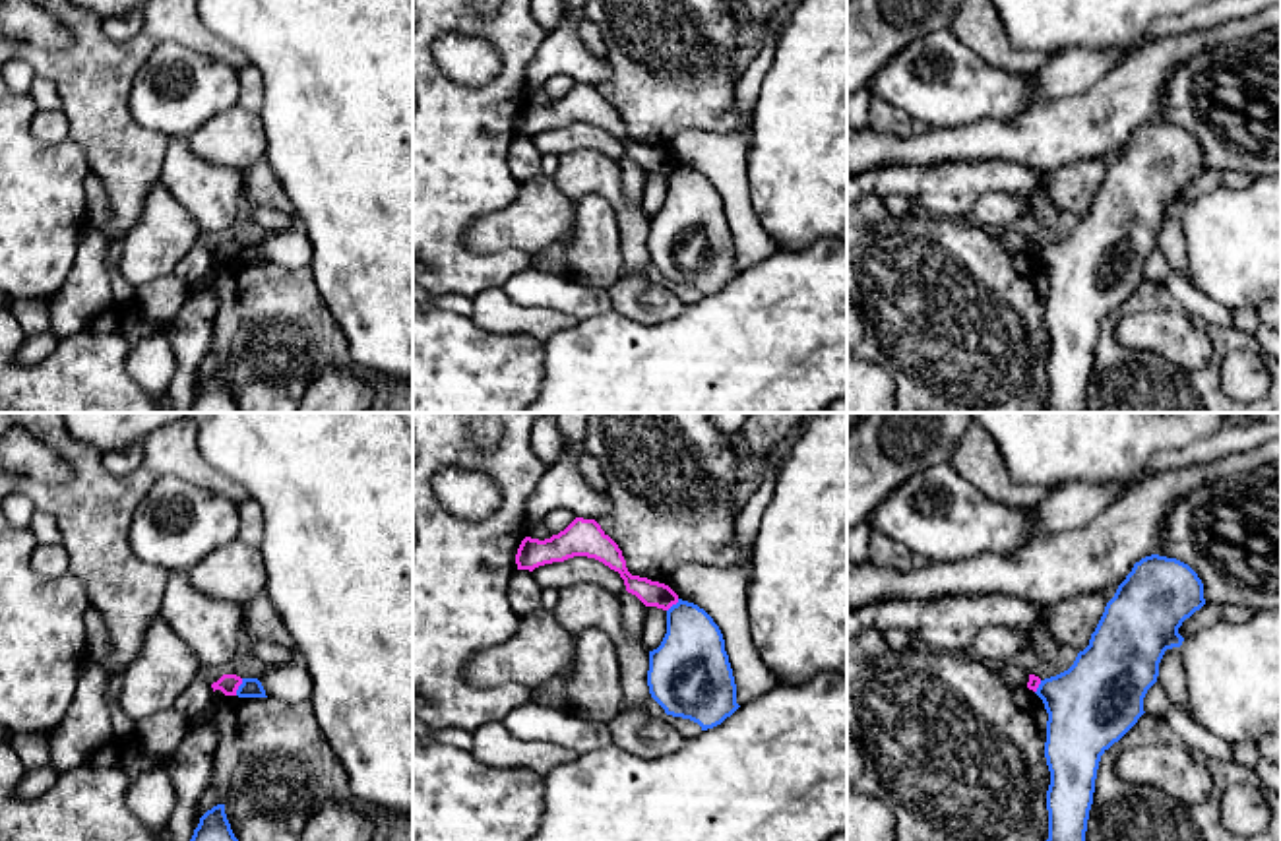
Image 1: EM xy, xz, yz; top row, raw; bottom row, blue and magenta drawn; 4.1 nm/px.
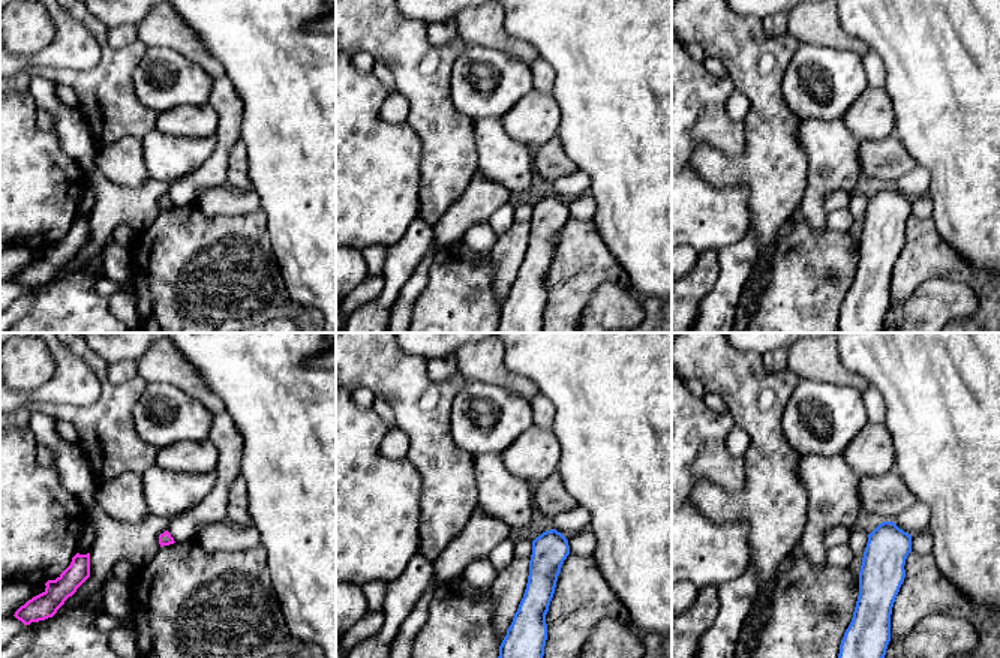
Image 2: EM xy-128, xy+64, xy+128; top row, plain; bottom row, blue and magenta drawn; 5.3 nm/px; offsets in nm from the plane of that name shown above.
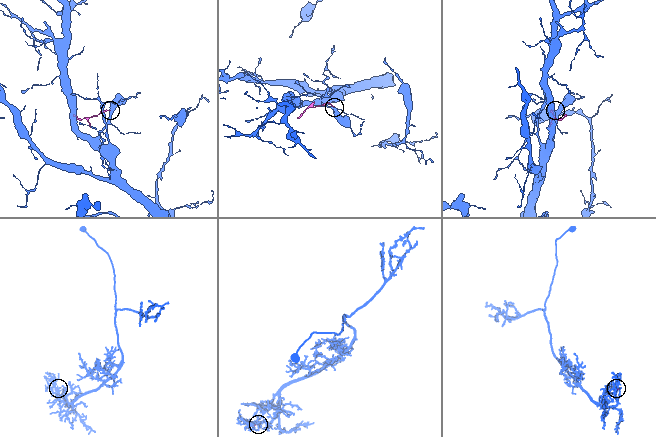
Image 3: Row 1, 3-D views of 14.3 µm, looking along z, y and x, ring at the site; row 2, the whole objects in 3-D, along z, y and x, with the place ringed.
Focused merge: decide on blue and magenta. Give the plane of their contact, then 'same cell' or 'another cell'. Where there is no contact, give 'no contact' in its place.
xy | another cell

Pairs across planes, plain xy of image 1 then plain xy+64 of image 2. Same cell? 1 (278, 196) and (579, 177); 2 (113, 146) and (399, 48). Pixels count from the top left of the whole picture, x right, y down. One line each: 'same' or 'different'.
1: different
2: same

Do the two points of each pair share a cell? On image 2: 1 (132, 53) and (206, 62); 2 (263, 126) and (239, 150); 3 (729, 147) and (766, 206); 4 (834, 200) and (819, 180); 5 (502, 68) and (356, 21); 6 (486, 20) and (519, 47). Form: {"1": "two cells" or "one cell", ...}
{"1": "two cells", "2": "two cells", "3": "two cells", "4": "two cells", "5": "two cells", "6": "one cell"}

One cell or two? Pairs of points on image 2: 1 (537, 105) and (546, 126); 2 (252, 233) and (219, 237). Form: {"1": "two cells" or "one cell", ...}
{"1": "one cell", "2": "one cell"}

